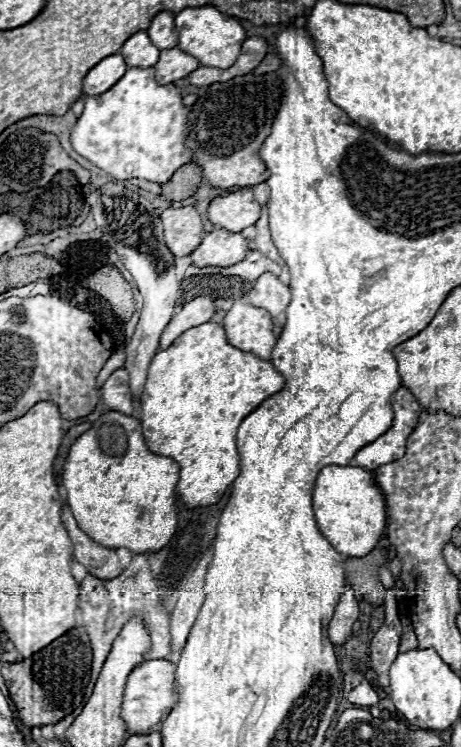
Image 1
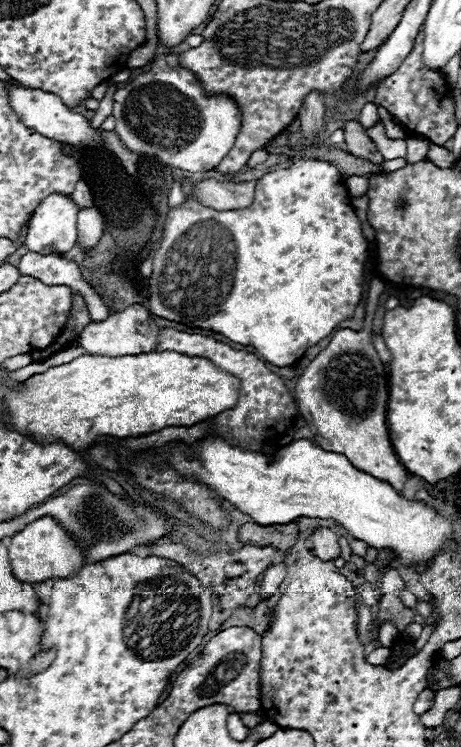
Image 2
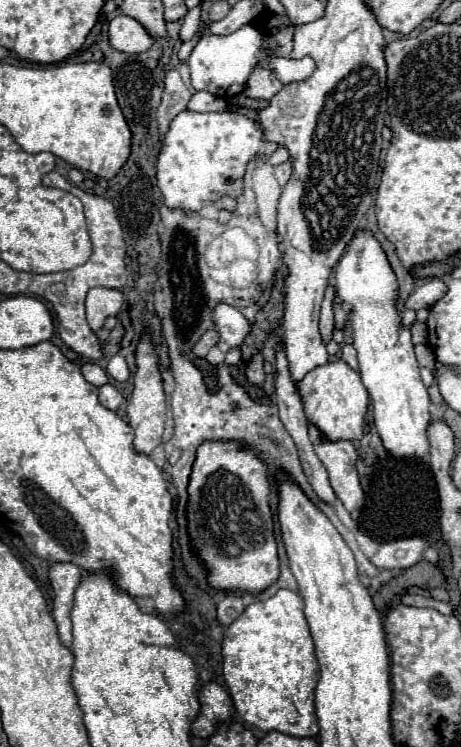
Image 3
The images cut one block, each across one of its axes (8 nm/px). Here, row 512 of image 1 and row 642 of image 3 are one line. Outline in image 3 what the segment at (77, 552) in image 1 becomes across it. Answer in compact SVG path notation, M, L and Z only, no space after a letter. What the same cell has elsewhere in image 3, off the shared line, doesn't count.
M58 562L50 566L50 584L54 588L54 608L52 608L52 616L58 624L58 634L60 634L60 642L64 646L70 648L72 644L72 620L70 620L70 612L74 606L74 592L80 584L80 568L76 564L70 562Z

